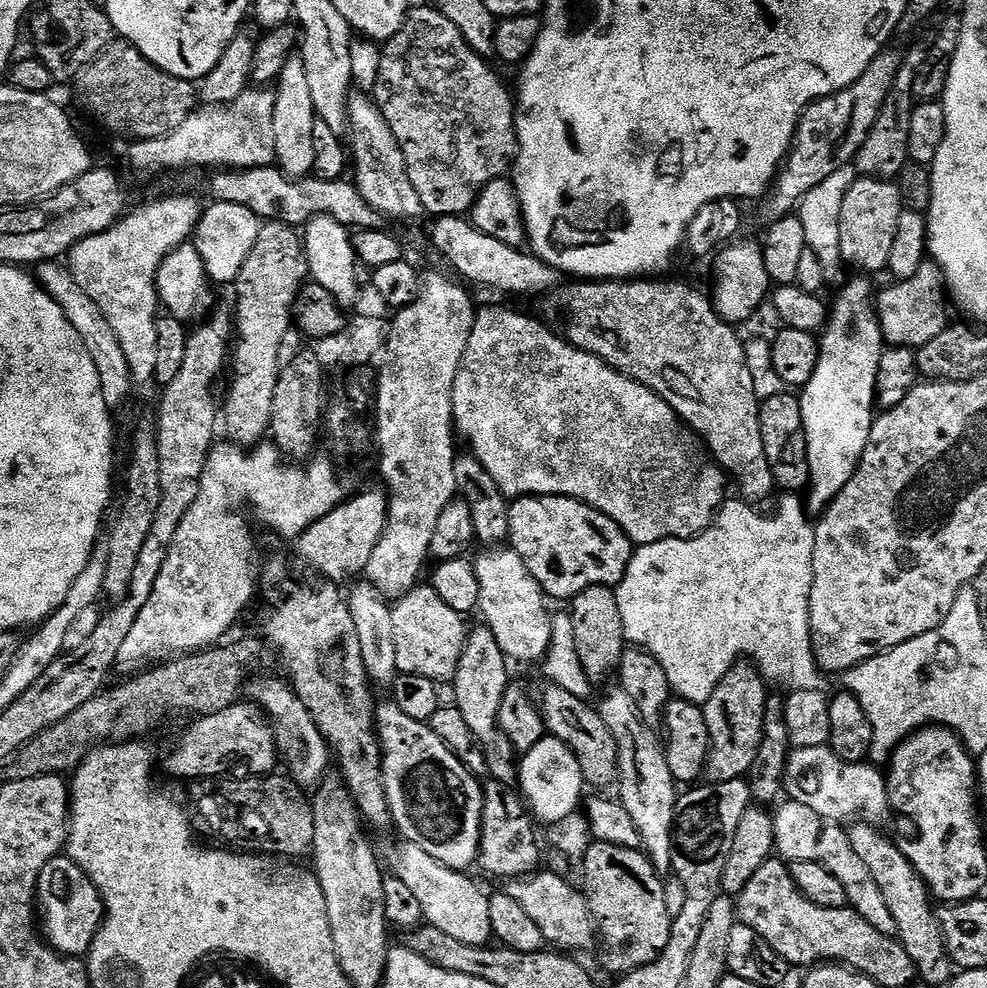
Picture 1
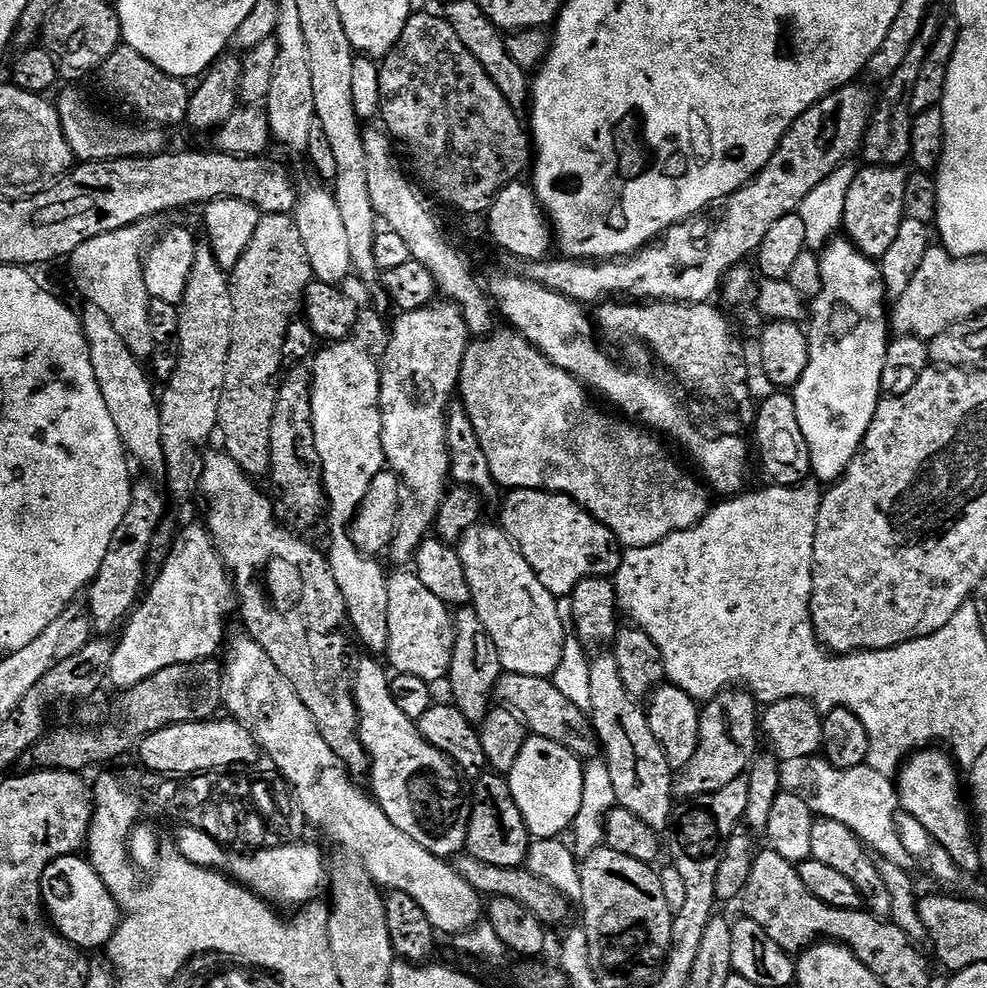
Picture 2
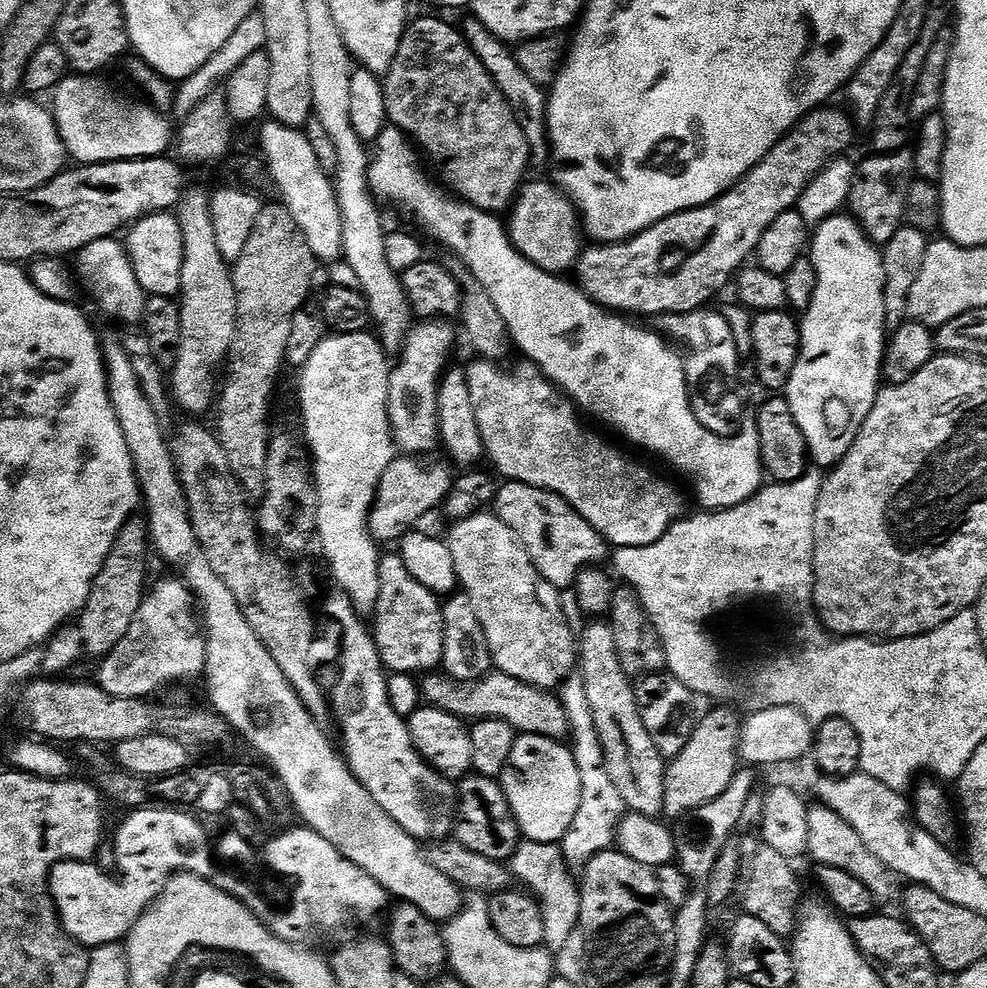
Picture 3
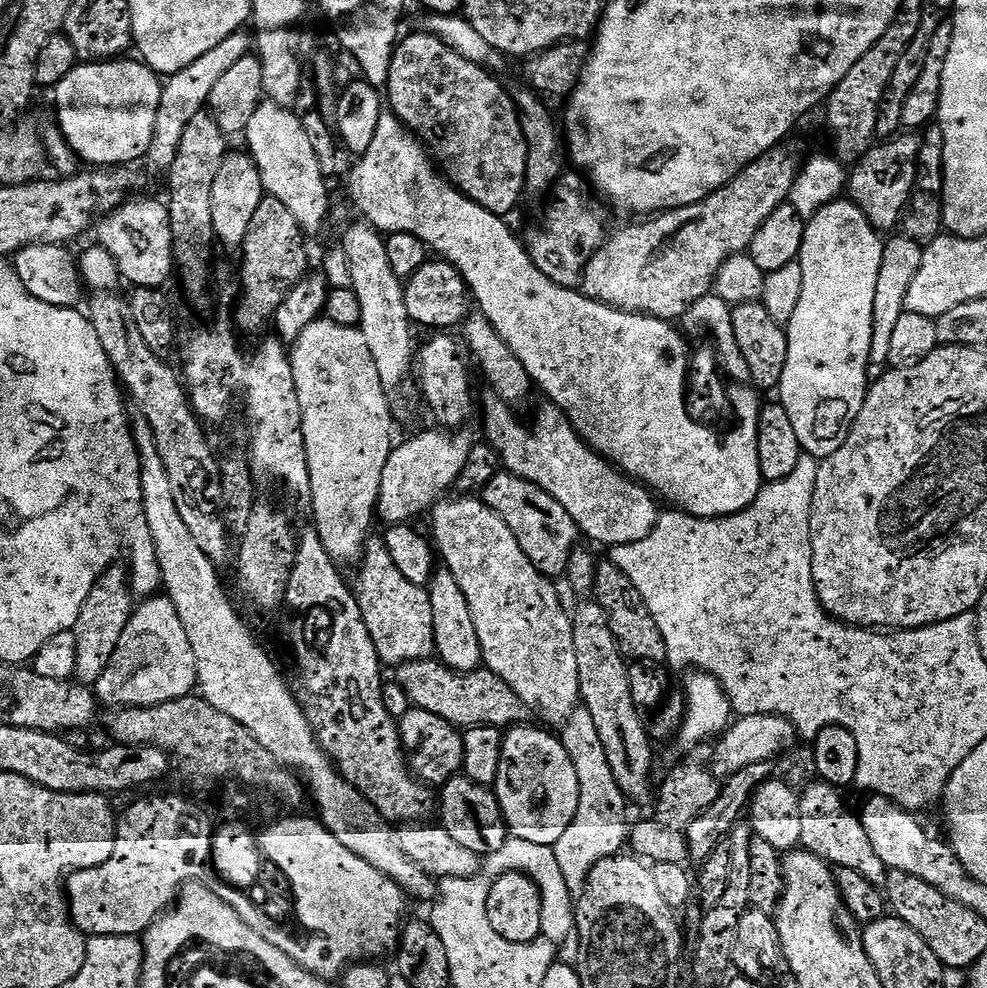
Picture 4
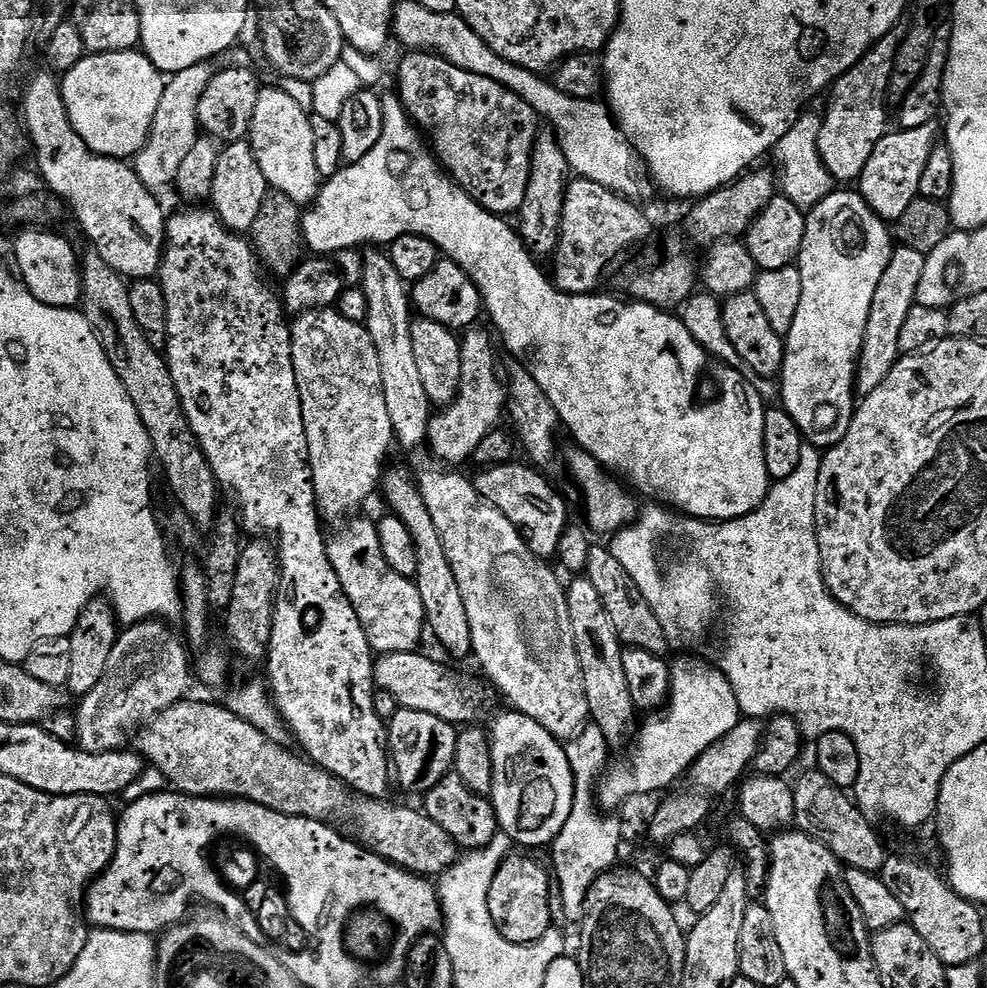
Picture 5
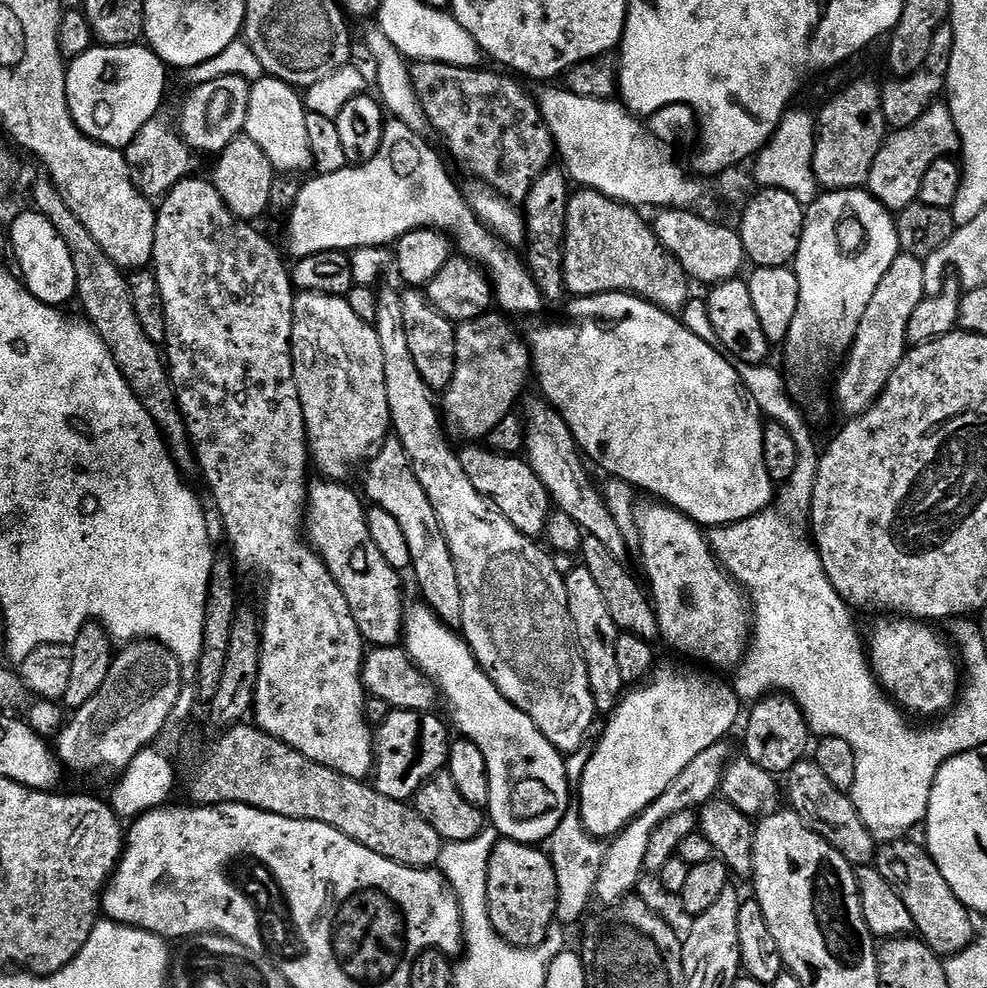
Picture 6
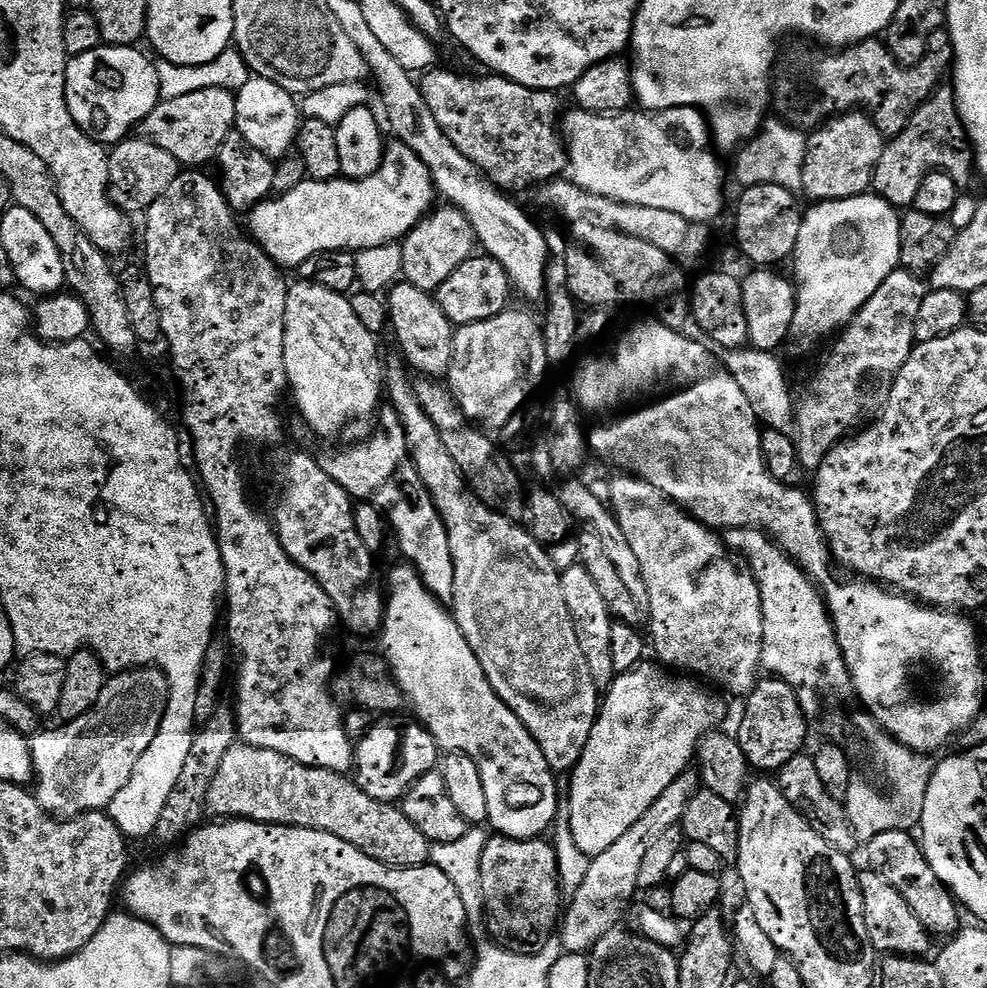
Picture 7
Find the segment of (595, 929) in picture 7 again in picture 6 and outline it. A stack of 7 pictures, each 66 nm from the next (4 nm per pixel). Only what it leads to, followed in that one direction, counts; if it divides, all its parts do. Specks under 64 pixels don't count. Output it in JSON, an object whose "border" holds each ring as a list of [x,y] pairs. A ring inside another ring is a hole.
{"border":[[[721,742],[710,746],[710,750],[702,750],[702,754],[698,754],[698,758],[694,758],[694,762],[690,762],[690,766],[686,766],[686,770],[682,770],[682,774],[678,774],[678,778],[674,778],[674,782],[670,782],[670,786],[666,786],[666,790],[662,790],[662,794],[658,794],[654,802],[650,802],[650,806],[646,806],[646,810],[642,810],[639,816],[631,820],[619,836],[607,845],[604,865],[598,874],[594,895],[597,901],[601,900],[601,905],[618,904],[635,893],[632,891],[635,890],[636,883],[639,882],[640,876],[645,875],[646,842],[650,842],[650,834],[654,834],[654,830],[658,830],[658,826],[666,822],[666,818],[673,814],[699,810],[709,800],[717,799],[720,783],[724,781],[724,769],[730,763],[726,745],[727,743]]]}

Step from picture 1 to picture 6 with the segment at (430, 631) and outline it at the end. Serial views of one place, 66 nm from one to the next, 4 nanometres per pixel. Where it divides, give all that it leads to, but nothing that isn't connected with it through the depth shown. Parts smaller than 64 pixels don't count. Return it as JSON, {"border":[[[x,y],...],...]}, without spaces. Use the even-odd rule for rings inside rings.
{"border":[[[316,478],[308,484],[308,503],[306,505],[306,540],[313,552],[323,560],[326,570],[338,582],[350,610],[354,614],[354,622],[358,622],[358,630],[364,635],[369,645],[387,648],[401,643],[404,630],[404,592],[400,589],[401,573],[382,558],[378,546],[374,546],[374,538],[370,538],[366,504],[359,495],[355,496],[345,483],[327,478]]]}

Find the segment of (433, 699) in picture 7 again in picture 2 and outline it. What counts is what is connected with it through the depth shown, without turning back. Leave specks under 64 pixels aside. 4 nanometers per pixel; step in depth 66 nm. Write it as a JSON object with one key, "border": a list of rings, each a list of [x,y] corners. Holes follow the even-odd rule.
{"border":[[[534,735],[525,739],[506,779],[514,802],[518,802],[518,810],[522,810],[529,837],[554,840],[563,837],[563,832],[567,833],[573,827],[582,806],[584,767],[581,757],[558,742]]]}

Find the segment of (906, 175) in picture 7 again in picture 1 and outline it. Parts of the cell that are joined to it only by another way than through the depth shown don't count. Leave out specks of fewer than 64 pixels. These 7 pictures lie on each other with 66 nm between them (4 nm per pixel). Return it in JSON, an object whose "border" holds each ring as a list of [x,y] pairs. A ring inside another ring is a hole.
{"border":[[[860,176],[850,186],[843,199],[839,223],[841,258],[845,265],[857,268],[857,273],[884,272],[890,262],[890,250],[894,250],[894,237],[898,235],[898,218],[906,211],[902,202],[899,183],[890,180],[875,180]]]}

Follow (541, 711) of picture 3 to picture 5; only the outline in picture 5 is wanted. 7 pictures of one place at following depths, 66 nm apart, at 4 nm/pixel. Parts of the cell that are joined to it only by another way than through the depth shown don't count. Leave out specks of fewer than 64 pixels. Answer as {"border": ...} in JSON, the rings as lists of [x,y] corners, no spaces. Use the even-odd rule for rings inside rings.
{"border":[[[417,650],[380,656],[374,670],[377,689],[392,694],[399,707],[422,710],[422,714],[434,714],[434,718],[442,718],[442,722],[457,726],[472,726],[480,722],[492,704],[493,689],[483,679],[471,680],[468,676],[459,676],[446,665],[439,664],[422,653],[423,651]]]}

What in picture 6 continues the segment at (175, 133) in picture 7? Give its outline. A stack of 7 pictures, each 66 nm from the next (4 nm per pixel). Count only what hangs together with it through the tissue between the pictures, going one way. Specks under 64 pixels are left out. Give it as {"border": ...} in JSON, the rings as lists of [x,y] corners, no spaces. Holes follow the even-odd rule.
{"border":[[[241,76],[214,78],[214,82],[195,85],[180,108],[178,135],[193,153],[219,154],[246,126],[246,110],[250,104],[252,84]]]}

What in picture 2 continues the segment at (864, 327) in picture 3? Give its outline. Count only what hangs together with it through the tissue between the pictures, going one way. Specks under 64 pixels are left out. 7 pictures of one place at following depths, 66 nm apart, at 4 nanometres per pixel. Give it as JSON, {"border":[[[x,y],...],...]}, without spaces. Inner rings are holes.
{"border":[[[833,238],[819,253],[819,258],[824,285],[816,299],[811,301],[810,319],[806,324],[810,360],[806,362],[806,372],[796,383],[791,398],[798,410],[798,426],[802,426],[806,446],[810,446],[812,476],[821,485],[828,486],[848,469],[866,438],[866,430],[870,430],[870,422],[874,422],[876,407],[882,399],[880,379],[890,339],[890,312],[886,304],[884,308],[886,293],[879,263],[863,256],[851,240]]]}

